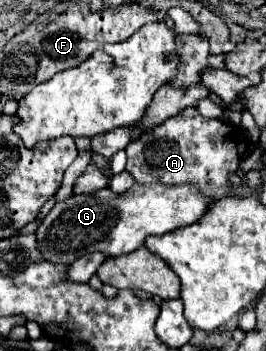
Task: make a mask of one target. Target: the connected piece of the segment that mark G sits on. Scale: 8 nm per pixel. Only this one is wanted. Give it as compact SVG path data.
M134 184L124 194L114 194L110 188L104 188L94 194L72 194L62 202L56 202L54 208L36 228L36 248L42 252L44 260L52 264L70 264L76 258L82 258L90 252L102 252L104 256L120 256L138 250L148 236L166 234L176 228L194 224L206 210L210 200L202 198L192 184L184 186L166 186L166 184Z

